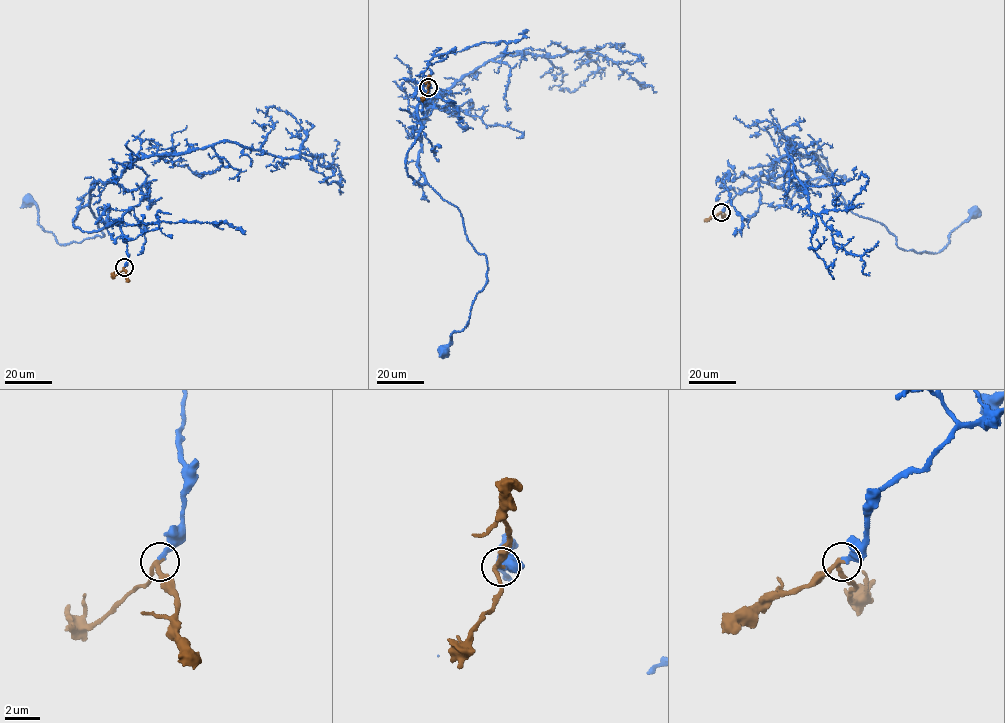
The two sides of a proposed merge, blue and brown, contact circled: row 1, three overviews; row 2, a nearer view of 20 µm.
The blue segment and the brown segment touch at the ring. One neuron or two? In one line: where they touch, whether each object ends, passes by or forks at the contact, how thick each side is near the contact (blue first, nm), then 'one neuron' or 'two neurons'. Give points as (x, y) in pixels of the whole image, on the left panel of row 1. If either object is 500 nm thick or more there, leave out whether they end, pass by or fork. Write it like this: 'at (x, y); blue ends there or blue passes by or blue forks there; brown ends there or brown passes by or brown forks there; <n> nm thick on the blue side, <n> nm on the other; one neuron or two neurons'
at (124, 267); blue ends there; brown passes by; 240 nm thick on the blue side, 240 nm on the other; one neuron

